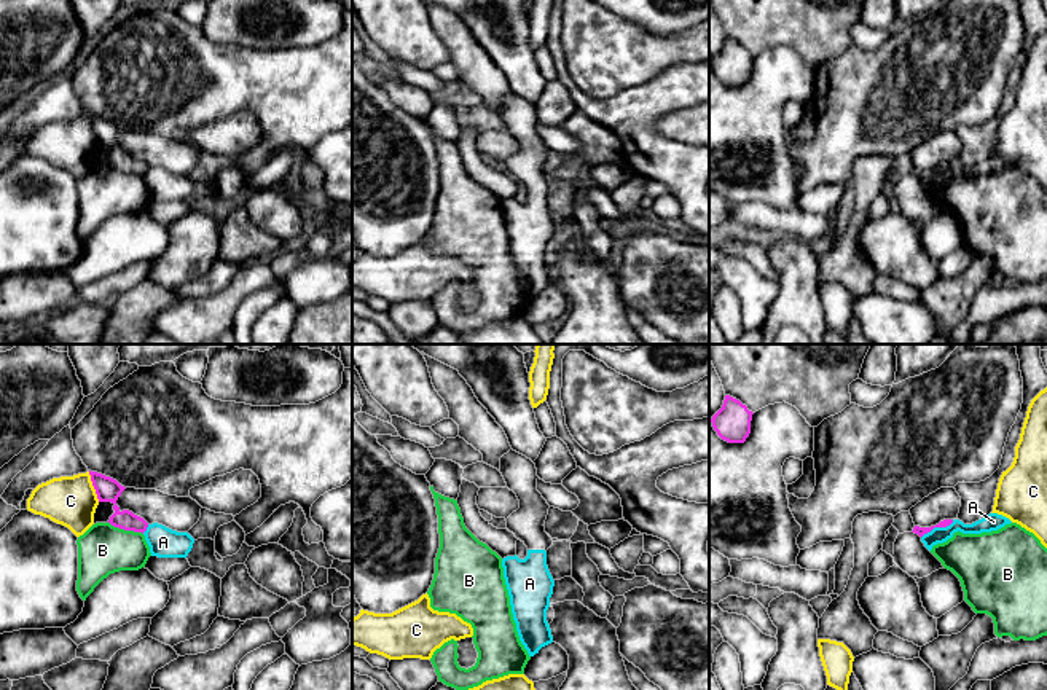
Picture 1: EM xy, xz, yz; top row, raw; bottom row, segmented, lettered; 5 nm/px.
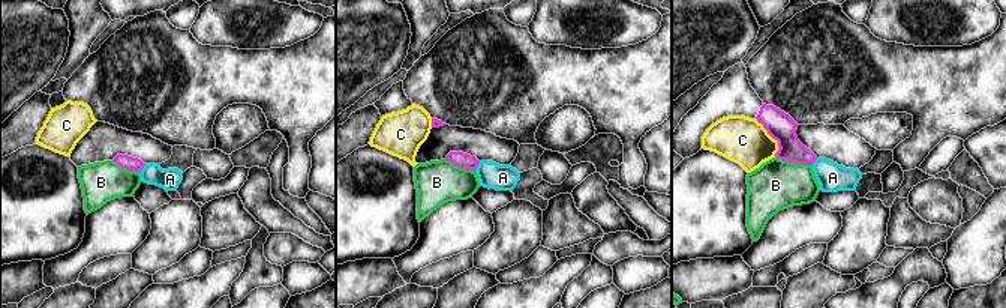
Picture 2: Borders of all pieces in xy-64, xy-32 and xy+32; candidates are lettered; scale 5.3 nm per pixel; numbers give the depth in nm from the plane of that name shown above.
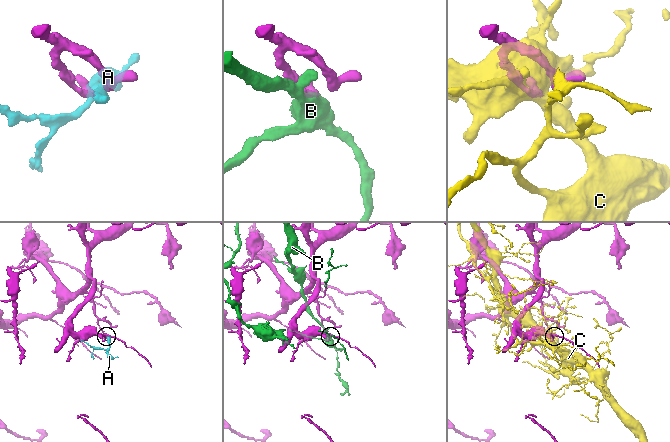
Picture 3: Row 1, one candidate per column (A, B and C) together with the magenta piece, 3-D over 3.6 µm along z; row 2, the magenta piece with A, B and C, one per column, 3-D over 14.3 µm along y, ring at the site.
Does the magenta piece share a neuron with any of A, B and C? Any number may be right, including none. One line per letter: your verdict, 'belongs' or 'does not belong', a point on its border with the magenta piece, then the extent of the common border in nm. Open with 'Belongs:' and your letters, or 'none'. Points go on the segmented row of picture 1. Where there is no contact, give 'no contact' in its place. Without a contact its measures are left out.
Belongs: none
A: does not belong; meets magenta in yz at (937, 526); contact 190 nm long
B: does not belong; meets magenta in xy at (126, 529); contact 190 nm long
C: does not belong; meets magenta in xy at (93, 485); contact 160 nm long

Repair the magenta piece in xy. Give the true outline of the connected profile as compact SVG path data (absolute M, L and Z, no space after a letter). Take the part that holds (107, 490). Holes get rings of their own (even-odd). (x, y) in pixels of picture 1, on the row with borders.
M89 470L89 475L99 502L113 504L115 513L110 516L108 523L124 531L134 531L143 534L148 527L148 523L129 510L121 512L120 507L116 505L118 497L126 488L121 486L116 480L105 476L102 473Z

